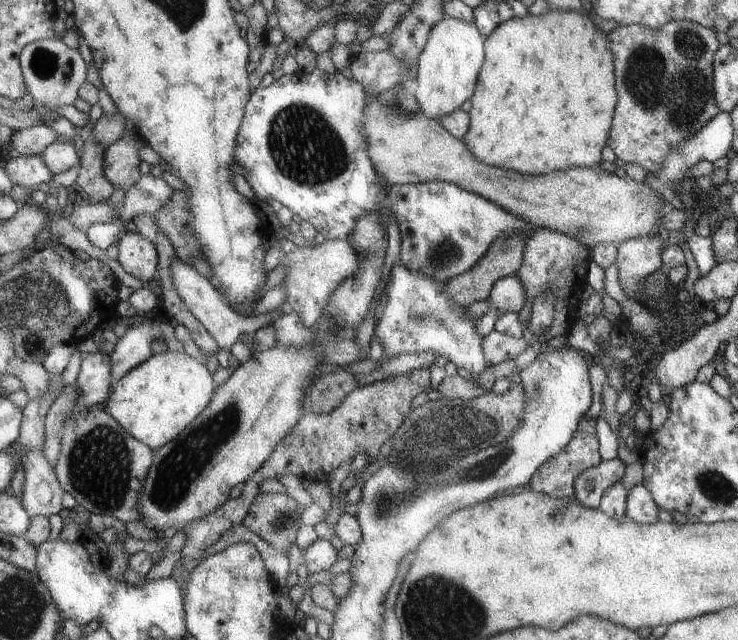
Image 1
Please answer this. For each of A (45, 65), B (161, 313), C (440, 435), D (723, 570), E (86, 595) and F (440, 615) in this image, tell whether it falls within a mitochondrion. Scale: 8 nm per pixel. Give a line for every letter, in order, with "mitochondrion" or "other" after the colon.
A: mitochondrion
B: other
C: mitochondrion
D: other
E: other
F: mitochondrion

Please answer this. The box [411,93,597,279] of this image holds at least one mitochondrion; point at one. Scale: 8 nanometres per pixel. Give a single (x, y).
(446, 253)

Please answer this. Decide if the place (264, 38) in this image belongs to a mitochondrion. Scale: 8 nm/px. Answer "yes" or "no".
no

